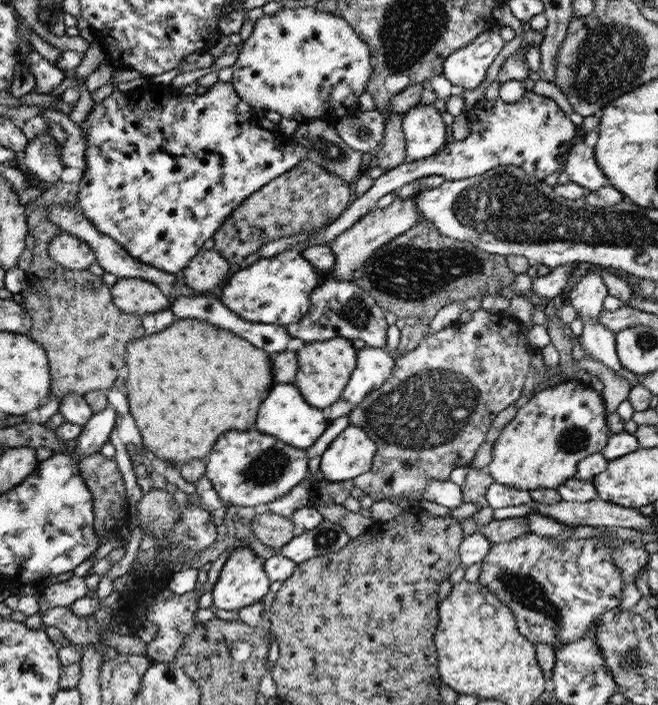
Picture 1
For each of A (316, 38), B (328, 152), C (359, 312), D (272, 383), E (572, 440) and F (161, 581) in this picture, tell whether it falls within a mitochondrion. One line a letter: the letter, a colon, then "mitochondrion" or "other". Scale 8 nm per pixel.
A: other
B: mitochondrion
C: mitochondrion
D: other
E: mitochondrion
F: other

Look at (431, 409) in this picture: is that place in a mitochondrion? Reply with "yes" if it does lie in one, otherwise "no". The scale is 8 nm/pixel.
yes

